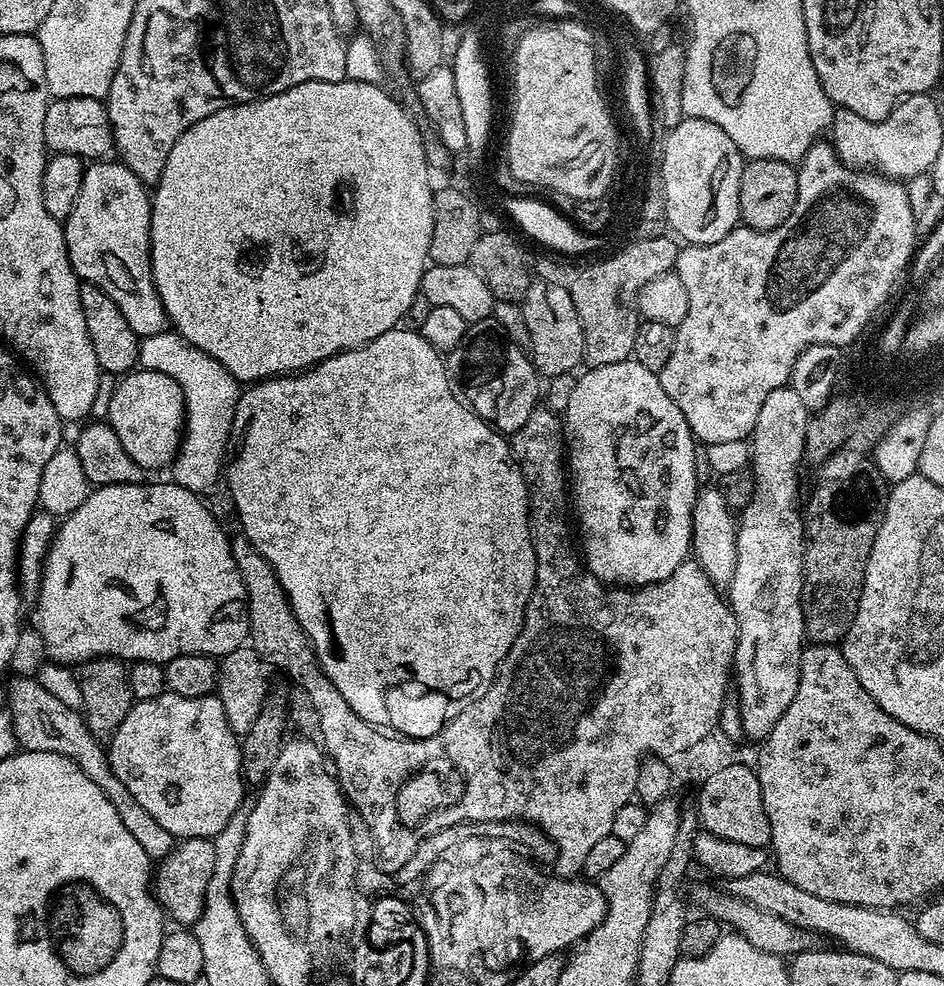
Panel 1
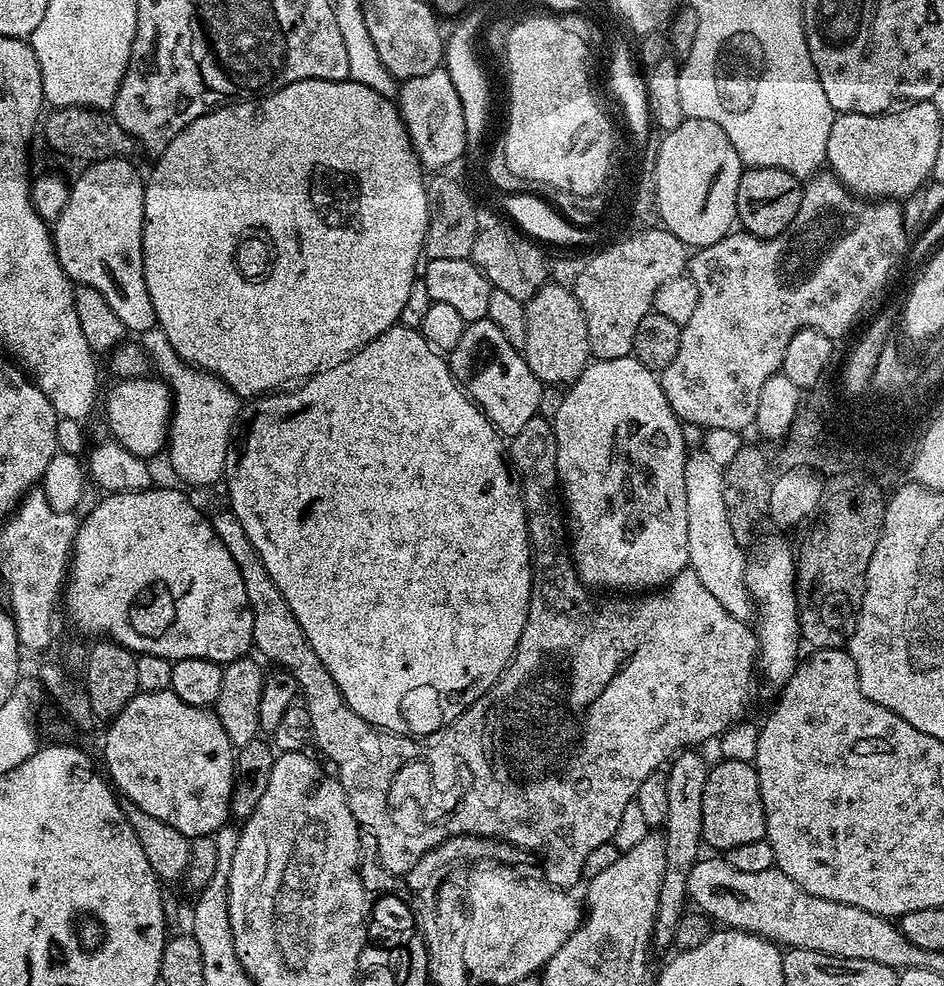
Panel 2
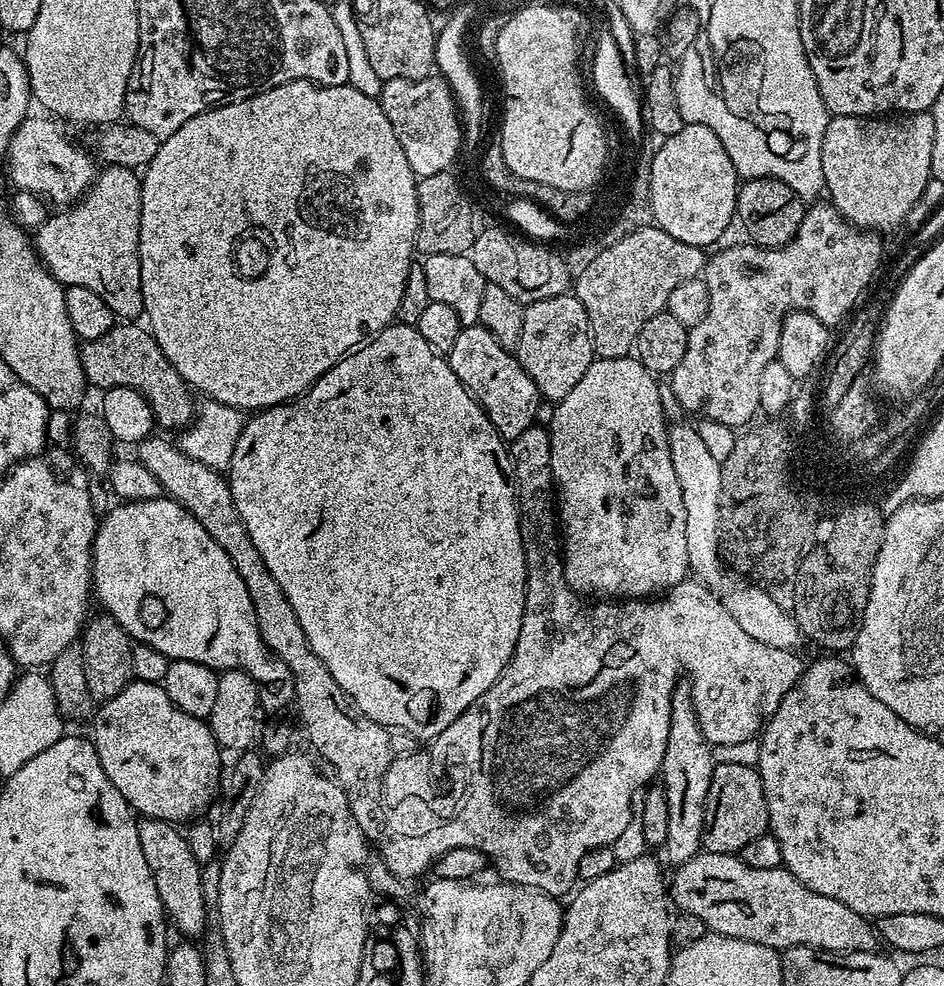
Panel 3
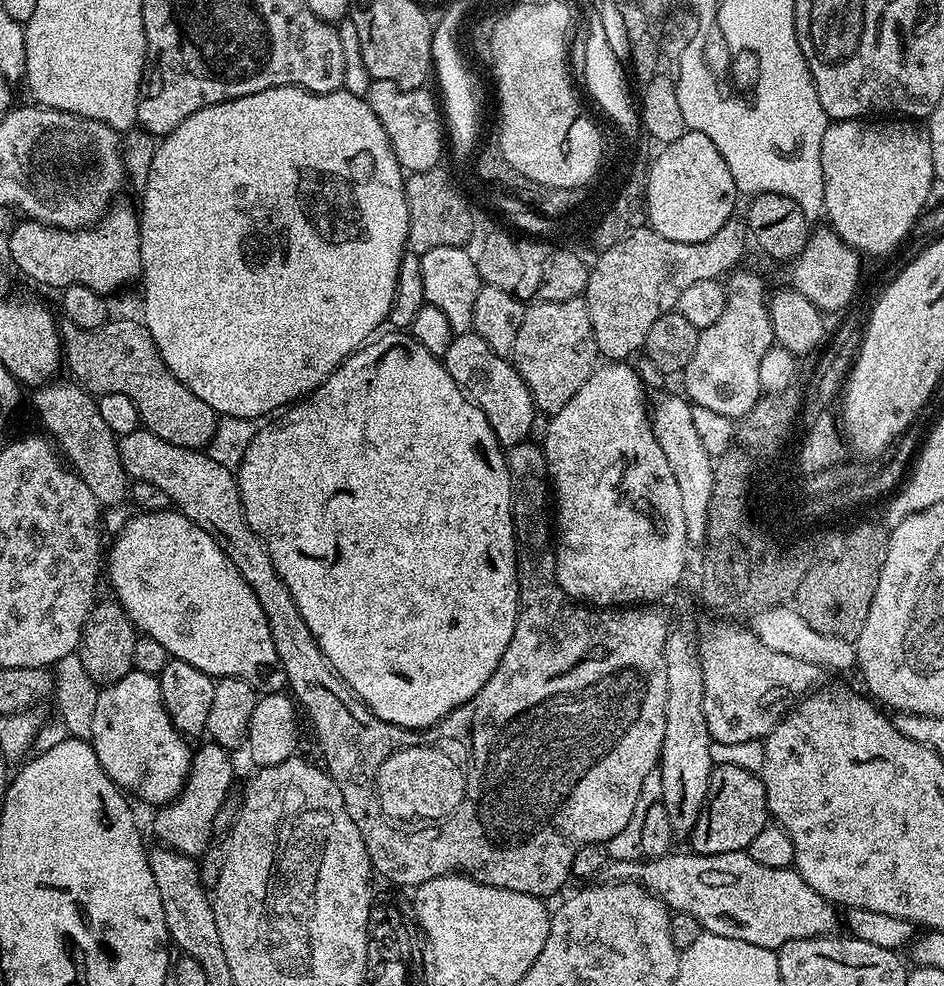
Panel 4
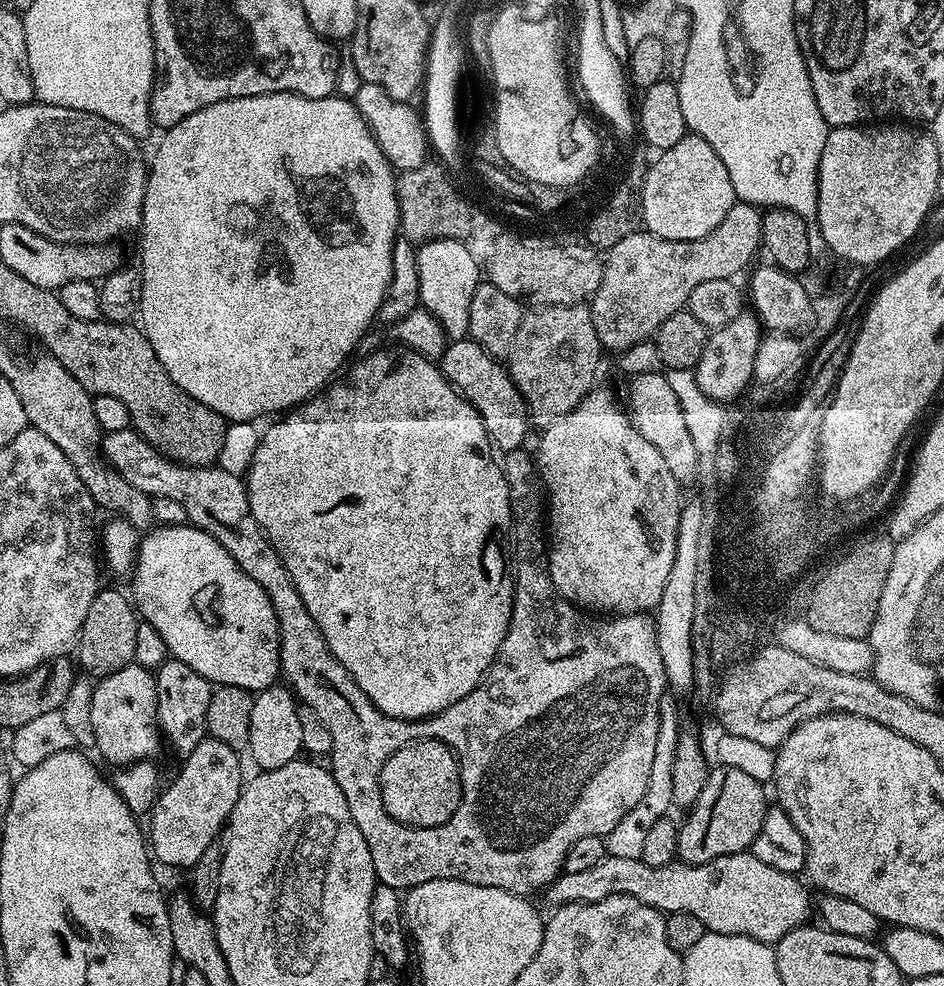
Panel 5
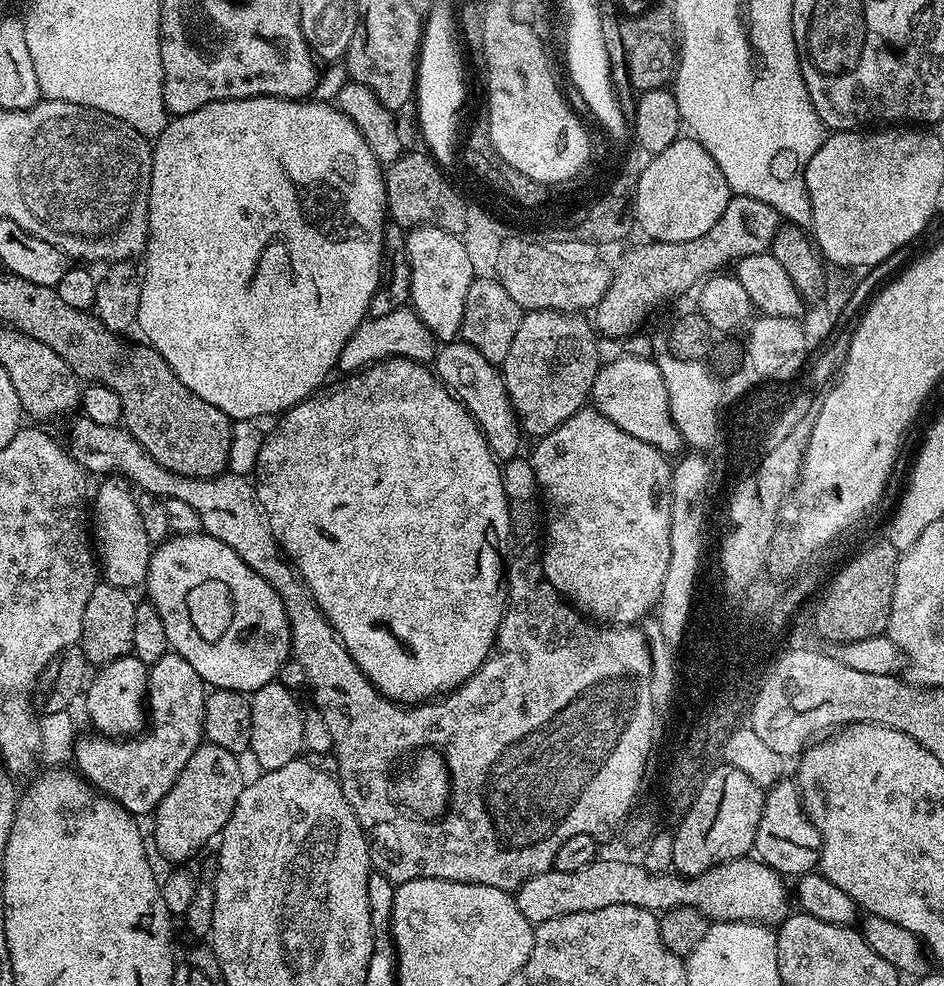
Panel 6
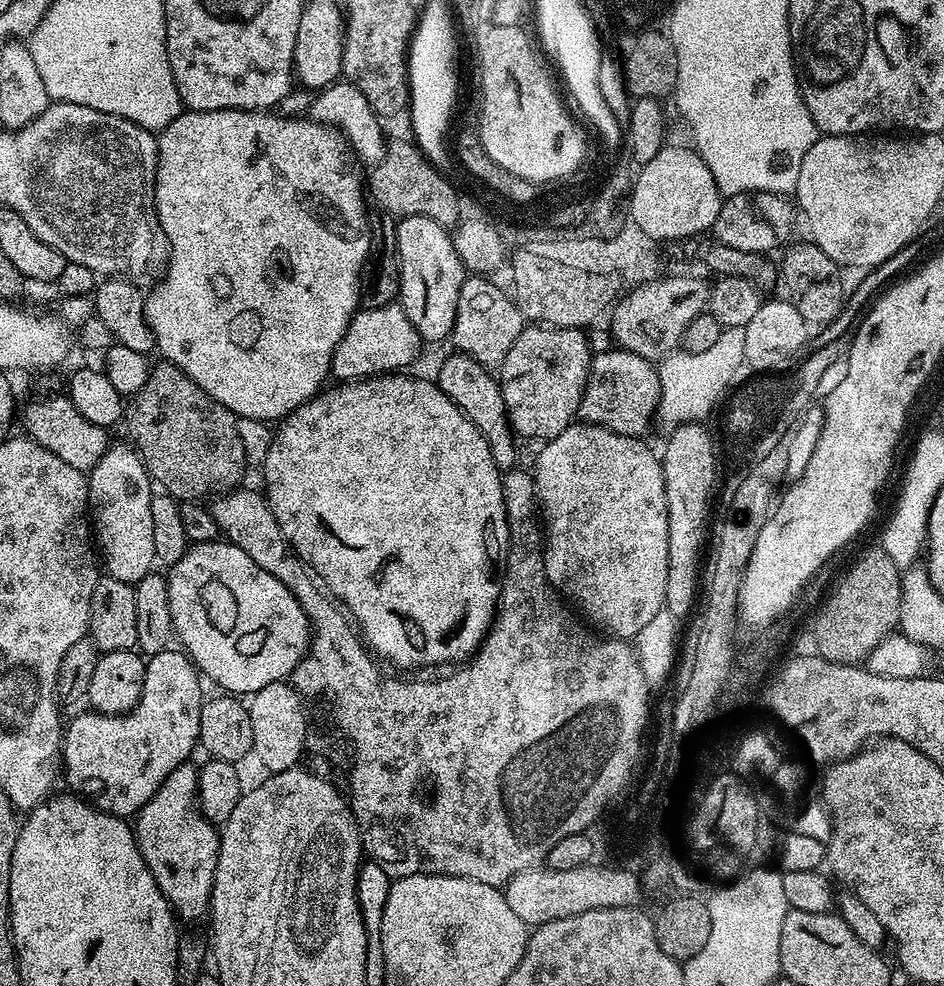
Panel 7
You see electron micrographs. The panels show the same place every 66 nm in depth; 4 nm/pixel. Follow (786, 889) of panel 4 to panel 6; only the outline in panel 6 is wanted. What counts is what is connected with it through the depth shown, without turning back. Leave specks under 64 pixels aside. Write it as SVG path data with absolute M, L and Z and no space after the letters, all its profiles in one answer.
M598 858L590 862L590 866L582 866L582 870L553 870L538 874L515 889L514 899L518 910L522 910L522 918L534 926L555 916L602 910L602 906L611 904L638 906L657 914L675 907L693 907L712 922L733 924L739 920L751 920L754 924L776 926L790 912L790 892L784 889L784 884L785 877L758 858L731 860L697 876L658 876L647 872L643 863L627 864L621 858Z

